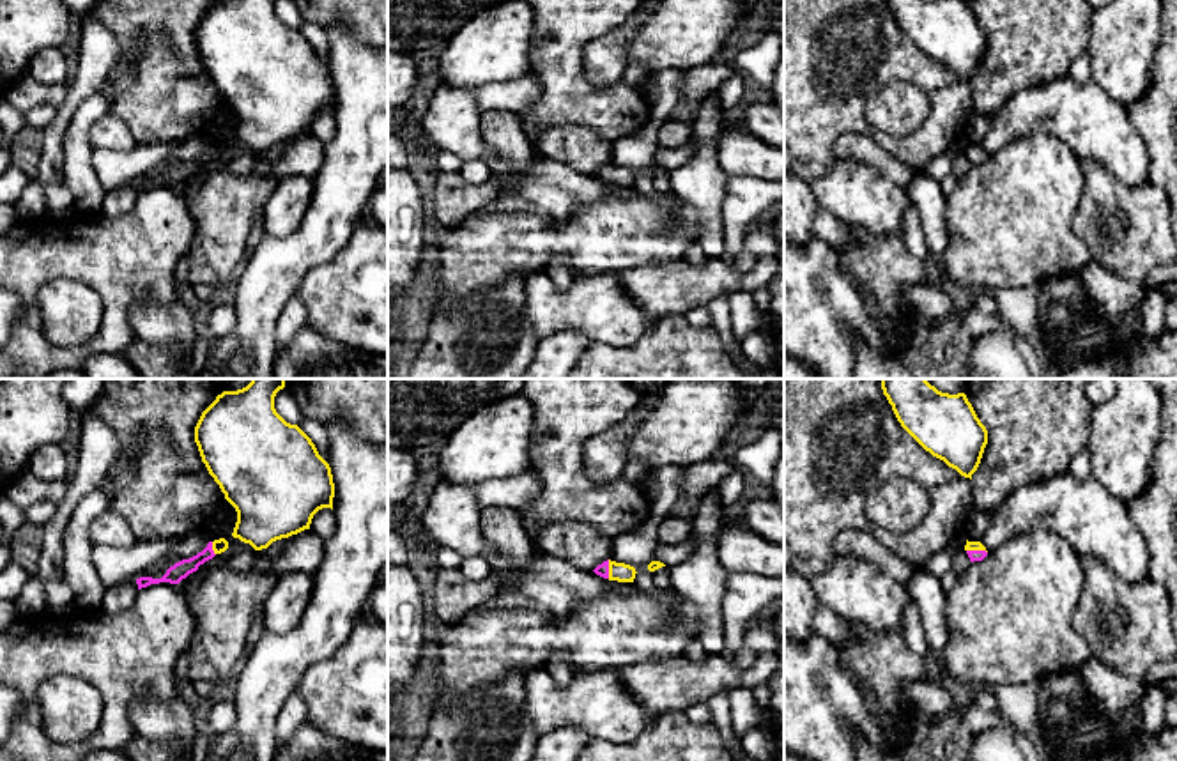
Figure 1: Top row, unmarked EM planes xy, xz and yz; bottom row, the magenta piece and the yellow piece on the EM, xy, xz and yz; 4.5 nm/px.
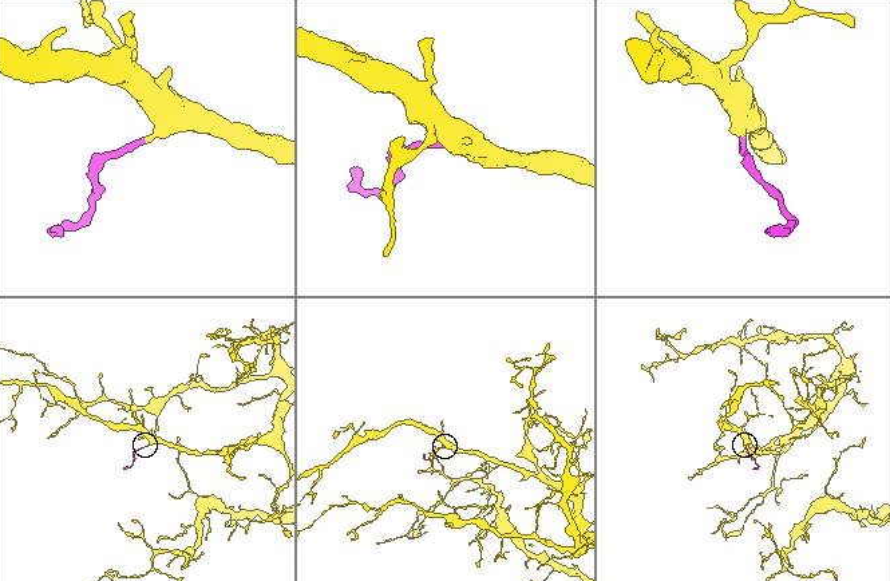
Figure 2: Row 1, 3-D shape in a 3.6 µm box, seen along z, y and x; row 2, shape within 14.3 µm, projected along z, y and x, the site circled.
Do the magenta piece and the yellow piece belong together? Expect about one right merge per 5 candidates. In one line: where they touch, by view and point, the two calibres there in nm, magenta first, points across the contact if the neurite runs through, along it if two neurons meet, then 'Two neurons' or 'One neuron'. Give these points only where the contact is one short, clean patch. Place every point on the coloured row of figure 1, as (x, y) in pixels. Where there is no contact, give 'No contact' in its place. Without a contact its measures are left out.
Touches magenta at xz (607, 568). Thickness 60 nm (magenta) against 90 nm. Path across: xz (602, 570), (607, 568), (620, 572). One neuron

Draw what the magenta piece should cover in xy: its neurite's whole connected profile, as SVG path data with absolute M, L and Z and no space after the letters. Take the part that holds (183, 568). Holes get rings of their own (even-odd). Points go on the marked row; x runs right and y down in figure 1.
M225 538L209 542L207 547L189 559L182 559L170 566L161 579L140 577L136 579L138 589L147 588L150 584L170 582L179 584L189 573L196 572L200 565L212 559L216 554L221 554L228 549L228 542Z

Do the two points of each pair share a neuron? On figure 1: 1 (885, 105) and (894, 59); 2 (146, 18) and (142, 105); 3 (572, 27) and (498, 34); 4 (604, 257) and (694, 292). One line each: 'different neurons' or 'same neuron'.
1: different neurons
2: same neuron
3: different neurons
4: different neurons

